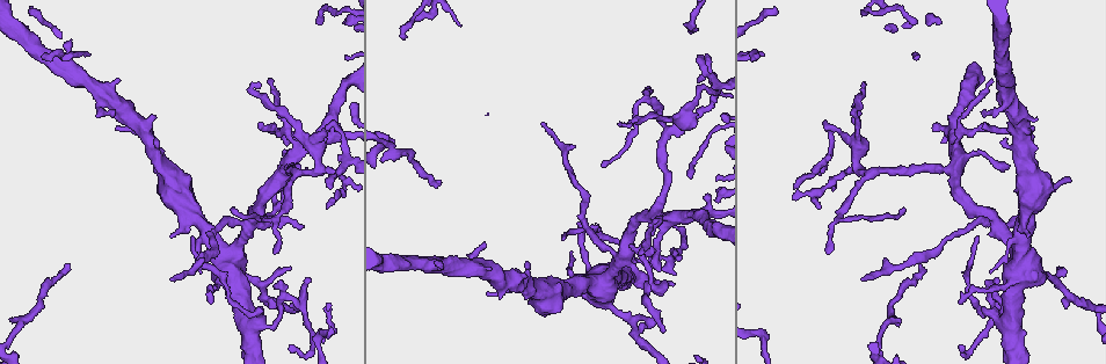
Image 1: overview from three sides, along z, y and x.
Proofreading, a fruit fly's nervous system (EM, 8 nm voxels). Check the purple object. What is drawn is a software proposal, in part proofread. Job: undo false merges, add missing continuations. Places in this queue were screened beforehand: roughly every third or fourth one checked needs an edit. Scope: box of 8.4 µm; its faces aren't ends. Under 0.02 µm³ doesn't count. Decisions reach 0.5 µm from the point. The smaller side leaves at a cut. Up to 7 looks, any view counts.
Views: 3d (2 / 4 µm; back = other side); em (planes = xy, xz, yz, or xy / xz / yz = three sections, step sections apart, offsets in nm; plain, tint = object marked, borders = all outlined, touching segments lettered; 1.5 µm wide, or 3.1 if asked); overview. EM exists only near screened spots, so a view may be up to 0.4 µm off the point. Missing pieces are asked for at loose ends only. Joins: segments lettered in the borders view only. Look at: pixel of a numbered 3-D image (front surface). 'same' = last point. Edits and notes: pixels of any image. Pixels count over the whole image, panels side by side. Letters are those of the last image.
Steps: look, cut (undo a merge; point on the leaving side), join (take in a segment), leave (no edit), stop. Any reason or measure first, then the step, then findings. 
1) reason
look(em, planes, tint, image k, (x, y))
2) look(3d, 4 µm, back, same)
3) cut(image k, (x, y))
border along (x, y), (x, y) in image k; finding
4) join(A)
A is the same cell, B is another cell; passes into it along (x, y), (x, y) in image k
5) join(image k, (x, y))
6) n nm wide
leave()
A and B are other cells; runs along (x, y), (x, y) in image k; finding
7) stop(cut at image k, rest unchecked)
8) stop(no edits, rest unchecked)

four arms meet
look(em, xz, step 8, tint, image 1, (658, 214))

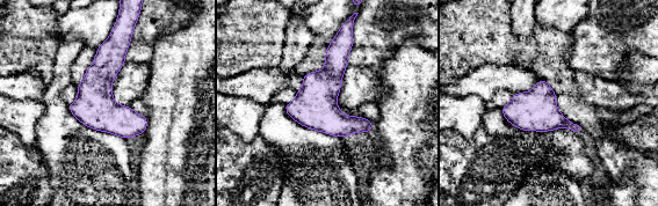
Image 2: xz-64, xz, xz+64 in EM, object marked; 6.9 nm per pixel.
look(em, planes, borders, same)

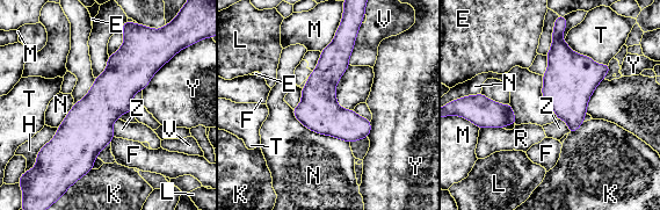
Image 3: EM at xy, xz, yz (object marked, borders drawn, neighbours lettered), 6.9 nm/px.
N touches over 480 nm
leave()
E, F, H, K, L, M, N, R, T, V, Y and Z are other cells; border along (118, 118), (113, 124), (115, 136) in image 3; one neuron here

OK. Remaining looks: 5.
a fork
look(3d, 2 µm, image 1, (669, 134))

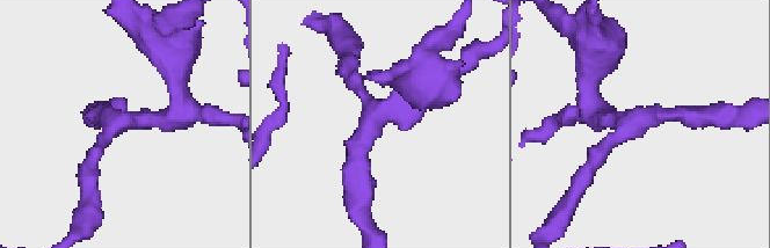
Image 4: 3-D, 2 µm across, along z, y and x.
shape alone is not enough
look(em, planes, borders, image 4, (382, 116))

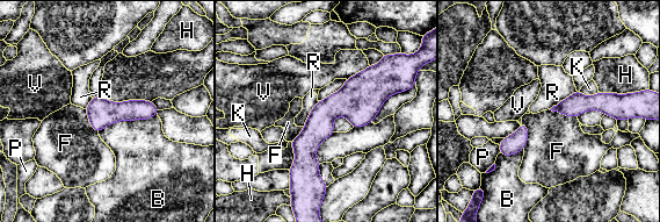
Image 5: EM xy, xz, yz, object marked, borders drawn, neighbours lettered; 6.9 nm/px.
leave()
B, F, H, K, P, R and V are other cells; border along (157, 114), (117, 120), (99, 133) in image 5; all the same neuron

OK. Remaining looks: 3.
look(3d, 2 µm, image 1, (70, 39))

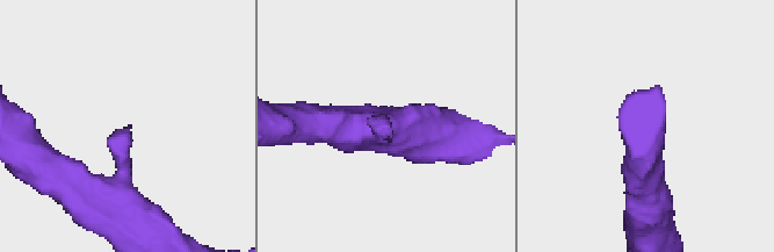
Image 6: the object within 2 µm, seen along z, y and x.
look(em, planes, borders, image 6, (380, 131))

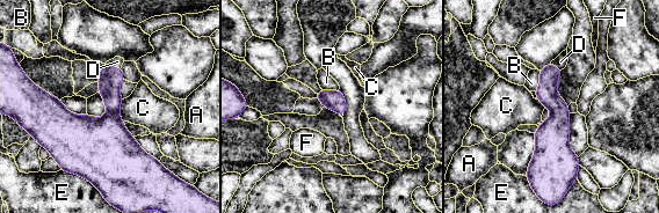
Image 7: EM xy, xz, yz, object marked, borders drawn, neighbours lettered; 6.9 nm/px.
join(D)
D is the same cell, A, B, C, E and F are other cells; it goes on there

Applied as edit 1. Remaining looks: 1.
stop(join at image 7, rest unchecked)

